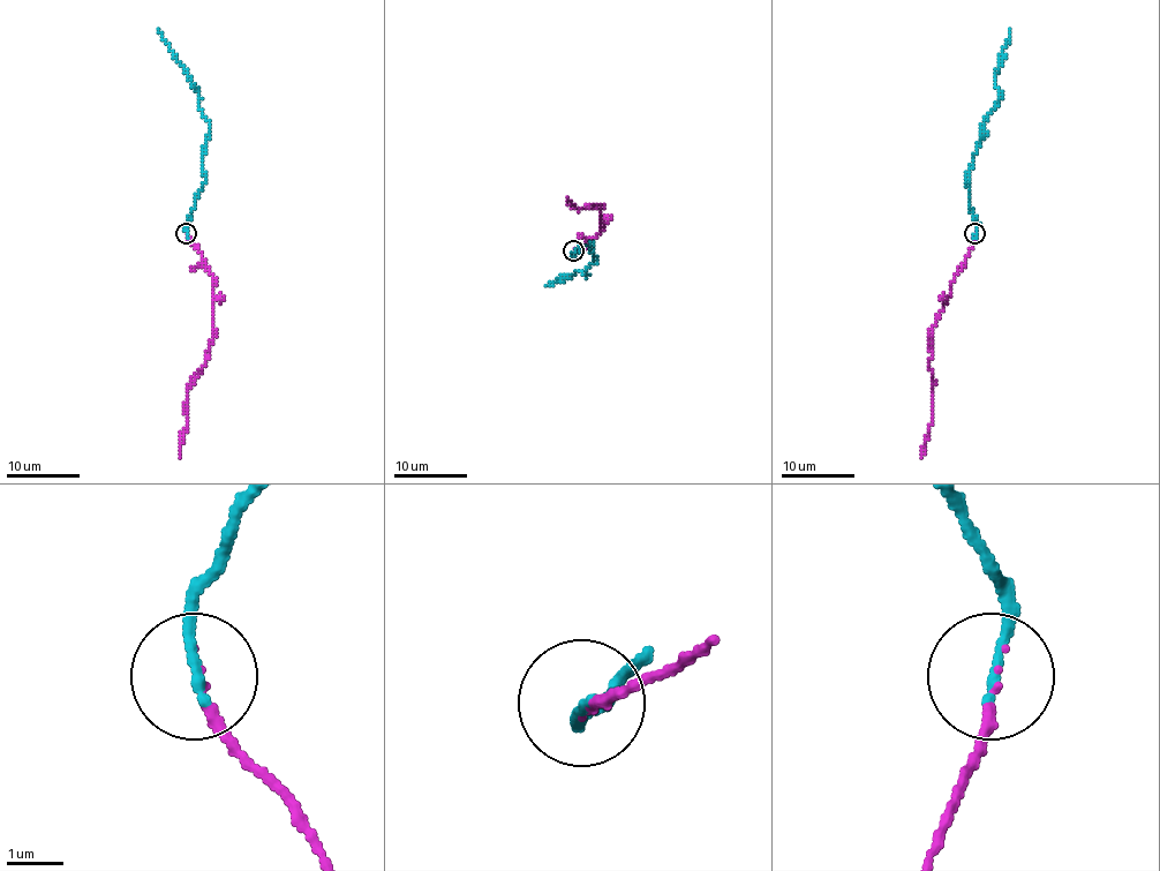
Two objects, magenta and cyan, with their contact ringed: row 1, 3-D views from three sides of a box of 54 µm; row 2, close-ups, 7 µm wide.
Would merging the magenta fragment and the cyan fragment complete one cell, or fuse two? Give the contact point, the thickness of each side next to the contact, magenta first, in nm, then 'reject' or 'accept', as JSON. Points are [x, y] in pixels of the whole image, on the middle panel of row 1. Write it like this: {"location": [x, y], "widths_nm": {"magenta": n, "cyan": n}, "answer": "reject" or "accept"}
{"location": [573, 250], "widths_nm": {"magenta": 100, "cyan": 200}, "answer": "accept"}

